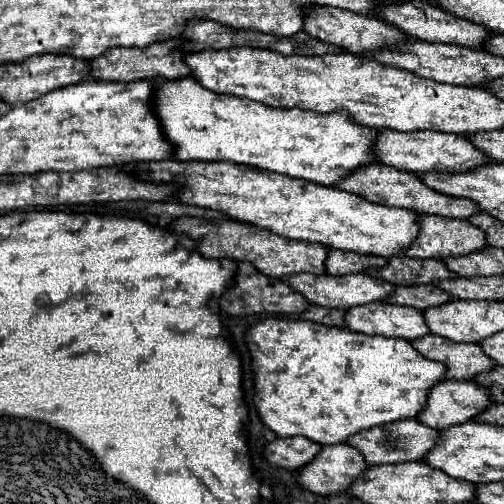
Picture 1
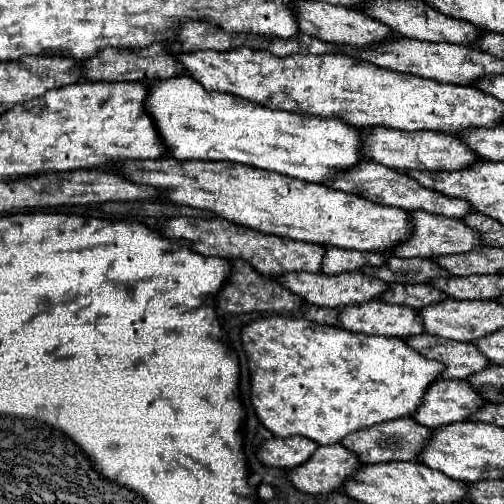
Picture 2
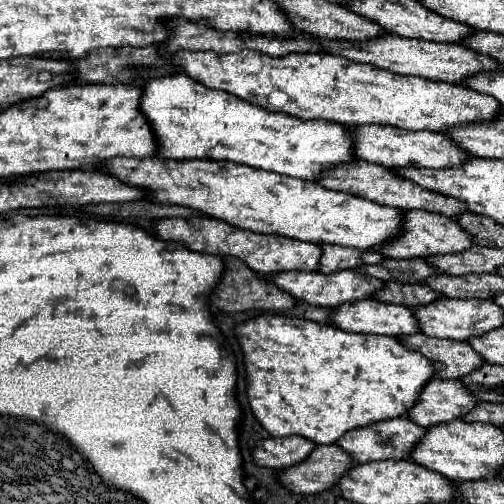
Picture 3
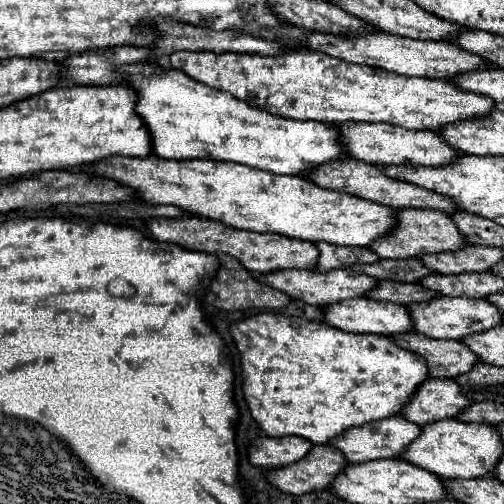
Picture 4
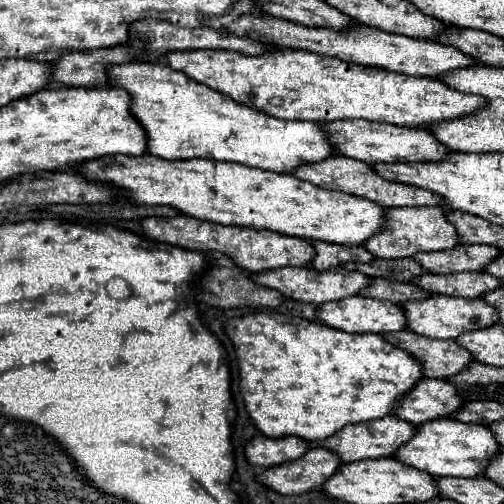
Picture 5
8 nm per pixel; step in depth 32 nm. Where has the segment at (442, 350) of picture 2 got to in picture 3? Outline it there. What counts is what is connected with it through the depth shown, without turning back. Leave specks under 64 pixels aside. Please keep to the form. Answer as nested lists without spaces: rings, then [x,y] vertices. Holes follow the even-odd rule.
[[[422,332],[398,336],[398,342],[410,350],[420,352],[430,362],[442,364],[444,368],[434,372],[434,376],[438,378],[460,378],[484,364],[484,360],[466,342],[430,338],[430,336],[424,336]]]

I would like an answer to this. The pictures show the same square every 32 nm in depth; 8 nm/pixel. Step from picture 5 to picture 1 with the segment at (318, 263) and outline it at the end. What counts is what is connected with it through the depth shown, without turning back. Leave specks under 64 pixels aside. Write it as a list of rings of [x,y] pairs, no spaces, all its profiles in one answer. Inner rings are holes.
[[[332,250],[328,252],[326,258],[326,272],[328,274],[354,274],[354,272],[364,272],[368,268],[368,258],[360,256],[356,252],[340,252],[340,250]]]

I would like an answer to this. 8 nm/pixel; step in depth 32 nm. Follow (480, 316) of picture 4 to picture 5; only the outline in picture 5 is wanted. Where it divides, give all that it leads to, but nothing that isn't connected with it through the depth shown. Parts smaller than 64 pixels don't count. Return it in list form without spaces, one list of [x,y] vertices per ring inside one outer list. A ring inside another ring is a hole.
[[[432,294],[424,300],[412,300],[406,304],[400,304],[404,308],[406,314],[406,324],[408,330],[416,332],[416,334],[424,334],[428,338],[456,338],[464,332],[472,332],[472,330],[480,330],[480,328],[488,328],[492,324],[496,324],[496,312],[492,306],[484,304],[484,300],[480,298],[456,298],[456,296],[442,296],[442,294]]]

